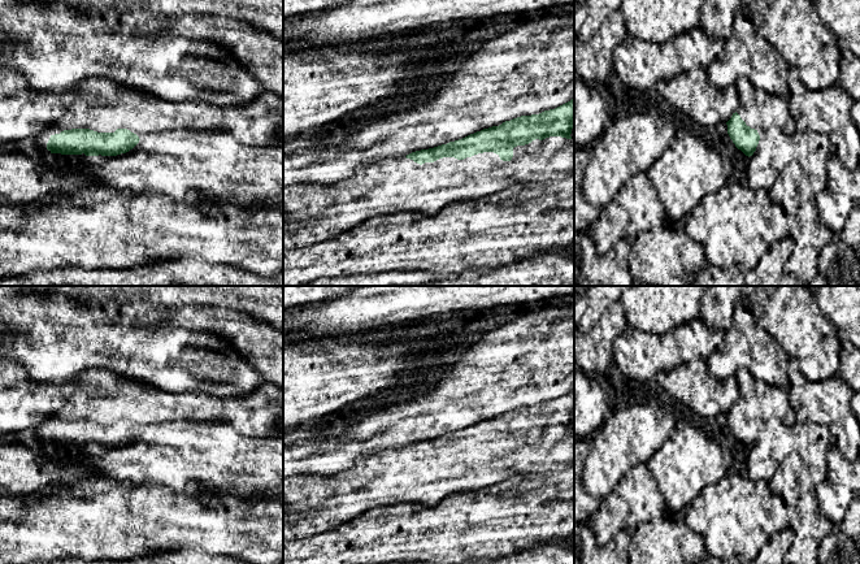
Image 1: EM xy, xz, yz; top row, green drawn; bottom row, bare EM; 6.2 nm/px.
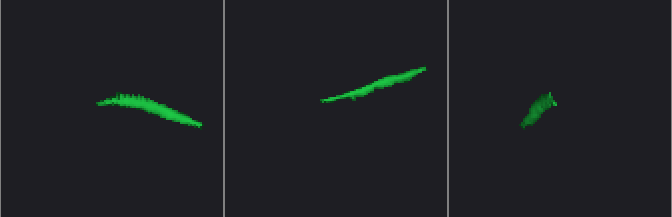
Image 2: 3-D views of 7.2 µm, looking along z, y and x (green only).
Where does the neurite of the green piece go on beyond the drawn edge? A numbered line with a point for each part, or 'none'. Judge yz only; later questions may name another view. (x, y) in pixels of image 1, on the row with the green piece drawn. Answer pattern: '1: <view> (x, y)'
1: yz (760, 111)

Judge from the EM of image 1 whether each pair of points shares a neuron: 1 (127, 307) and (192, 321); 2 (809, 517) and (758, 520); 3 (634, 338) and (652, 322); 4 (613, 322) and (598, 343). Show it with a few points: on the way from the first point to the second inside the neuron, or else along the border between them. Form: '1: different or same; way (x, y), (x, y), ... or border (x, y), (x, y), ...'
1: different; border (192, 307), (174, 307), (163, 316)
2: different; border (787, 512), (790, 526)
3: different; border (629, 325), (652, 334)
4: same; way (608, 328), (599, 338)

